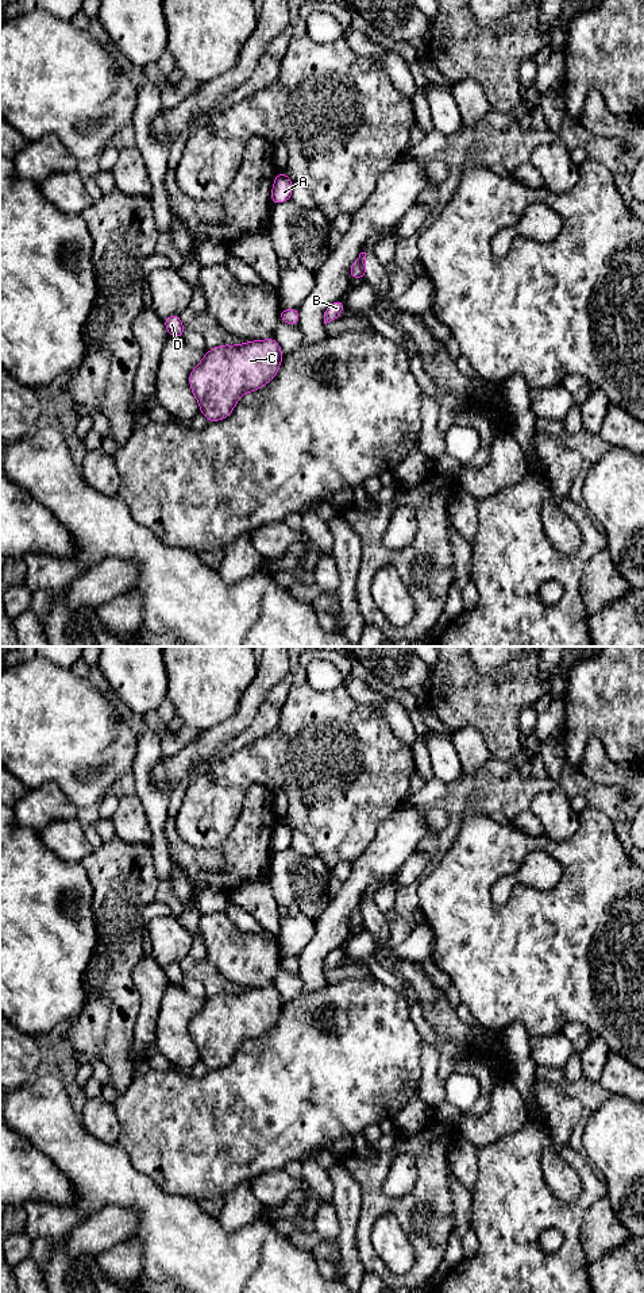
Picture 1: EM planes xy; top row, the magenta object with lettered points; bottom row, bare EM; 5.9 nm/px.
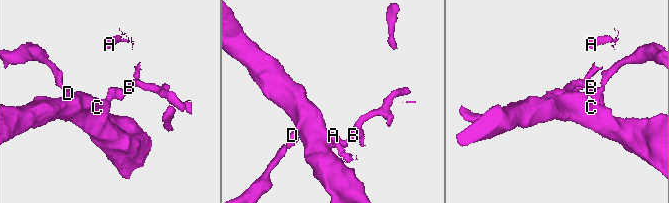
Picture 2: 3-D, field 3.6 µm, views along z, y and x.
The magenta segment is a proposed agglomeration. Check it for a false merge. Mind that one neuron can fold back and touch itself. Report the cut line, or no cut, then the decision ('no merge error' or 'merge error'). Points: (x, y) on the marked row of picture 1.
cut xy (357, 259), (362, 276); merge error

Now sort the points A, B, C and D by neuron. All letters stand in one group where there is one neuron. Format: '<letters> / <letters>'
A / B C D

